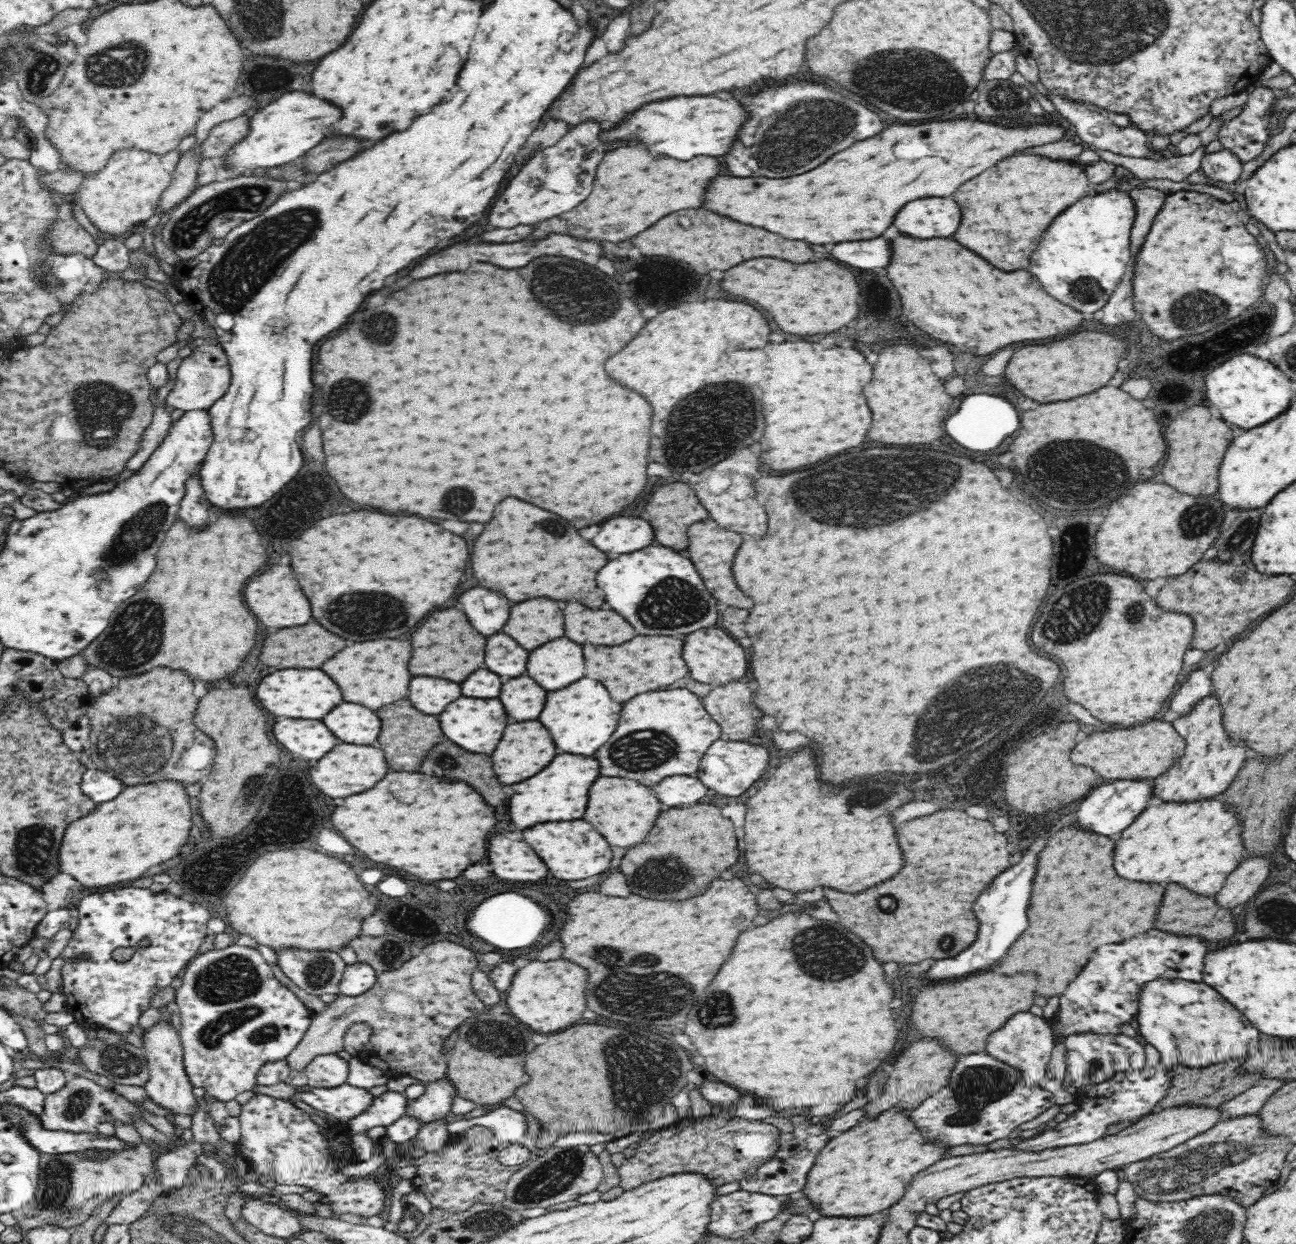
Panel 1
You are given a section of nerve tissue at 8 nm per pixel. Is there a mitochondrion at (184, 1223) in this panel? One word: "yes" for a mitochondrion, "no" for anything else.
yes

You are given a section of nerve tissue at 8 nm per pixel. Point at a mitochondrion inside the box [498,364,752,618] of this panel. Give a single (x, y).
(555, 526)

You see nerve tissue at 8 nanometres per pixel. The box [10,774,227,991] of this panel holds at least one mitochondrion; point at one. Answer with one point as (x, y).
(34, 845)

